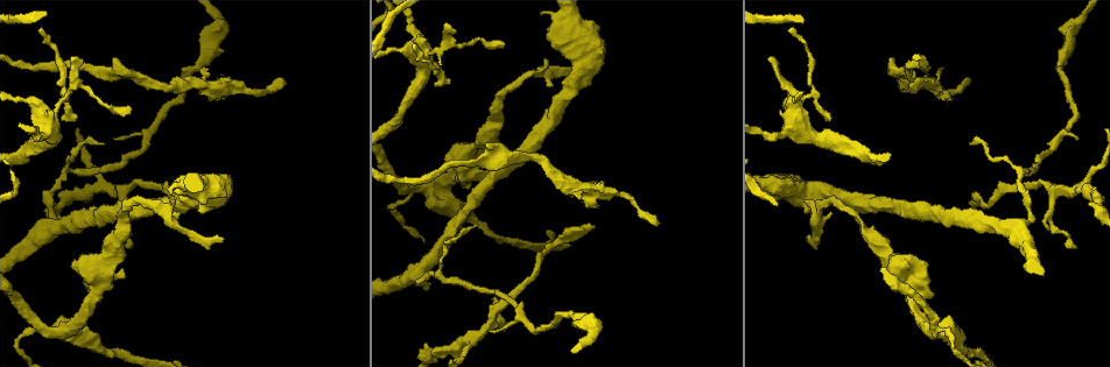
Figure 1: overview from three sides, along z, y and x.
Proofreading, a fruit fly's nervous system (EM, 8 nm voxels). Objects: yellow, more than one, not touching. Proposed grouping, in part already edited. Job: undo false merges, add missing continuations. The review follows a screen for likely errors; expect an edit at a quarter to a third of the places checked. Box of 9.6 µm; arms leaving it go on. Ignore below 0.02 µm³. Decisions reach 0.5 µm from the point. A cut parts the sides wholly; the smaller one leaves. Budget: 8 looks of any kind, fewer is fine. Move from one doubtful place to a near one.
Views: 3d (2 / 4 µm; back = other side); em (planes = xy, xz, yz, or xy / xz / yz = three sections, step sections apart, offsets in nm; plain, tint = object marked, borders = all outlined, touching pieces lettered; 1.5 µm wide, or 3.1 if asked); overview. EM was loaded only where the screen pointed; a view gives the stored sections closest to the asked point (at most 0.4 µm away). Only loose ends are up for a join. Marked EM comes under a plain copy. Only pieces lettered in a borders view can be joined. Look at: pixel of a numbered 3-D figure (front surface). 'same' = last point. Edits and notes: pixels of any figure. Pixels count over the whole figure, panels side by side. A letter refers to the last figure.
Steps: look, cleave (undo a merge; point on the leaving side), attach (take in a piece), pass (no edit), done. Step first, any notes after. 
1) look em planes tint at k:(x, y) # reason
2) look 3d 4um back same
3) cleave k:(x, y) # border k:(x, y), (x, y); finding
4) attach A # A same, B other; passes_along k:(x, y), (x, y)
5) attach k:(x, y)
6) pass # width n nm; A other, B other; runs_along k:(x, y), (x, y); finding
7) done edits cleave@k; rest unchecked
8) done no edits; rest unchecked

look em yz step 4 tint at 1:(959, 346) # sudden change in width

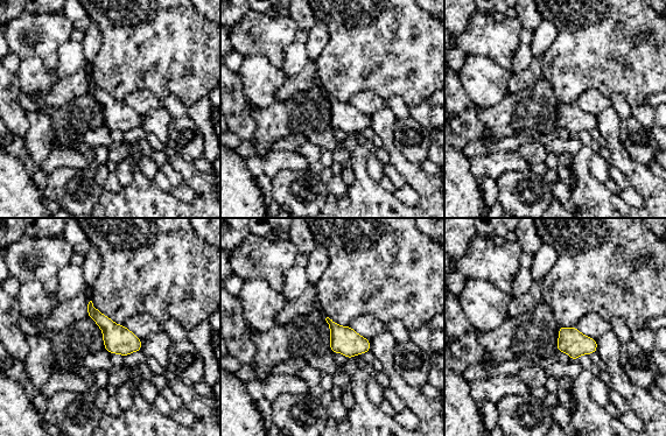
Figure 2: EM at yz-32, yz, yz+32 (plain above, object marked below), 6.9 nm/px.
look em planes borders same

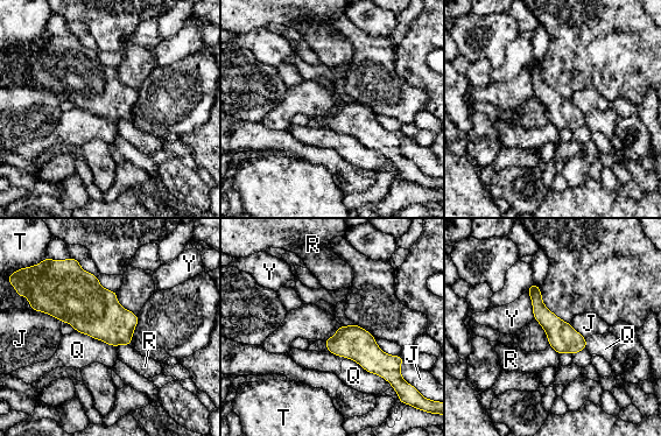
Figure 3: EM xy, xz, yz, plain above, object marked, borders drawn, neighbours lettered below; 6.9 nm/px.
pass # width 70 nm; J other, Q other, R other, T other, Y other; border 3:(75, 330), (114, 346); all the same cell

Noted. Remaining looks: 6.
look em xz step 4 borders at 1:(972, 204) # end of a long branch

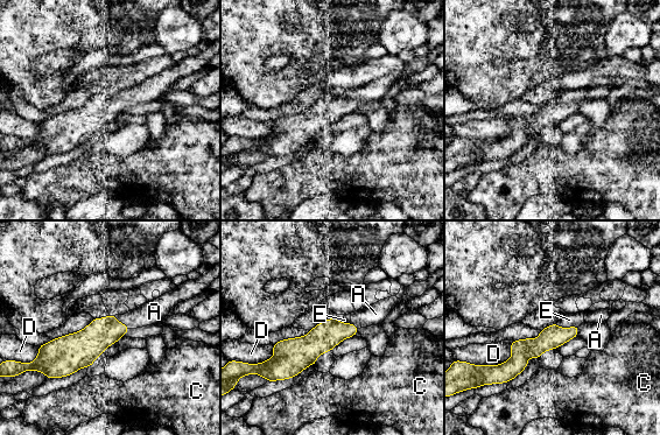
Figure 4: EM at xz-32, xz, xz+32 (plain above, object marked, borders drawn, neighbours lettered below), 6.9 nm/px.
look em planes borders same

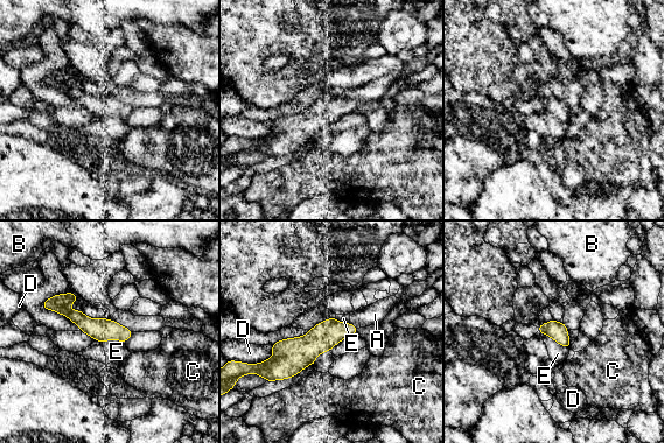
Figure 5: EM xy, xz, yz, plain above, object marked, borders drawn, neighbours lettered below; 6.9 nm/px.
attach A # A same, B other, C other, D other, E other; the cell continues

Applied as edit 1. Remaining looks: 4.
look 3d 2um at 1:(224, 238) # branch stops here

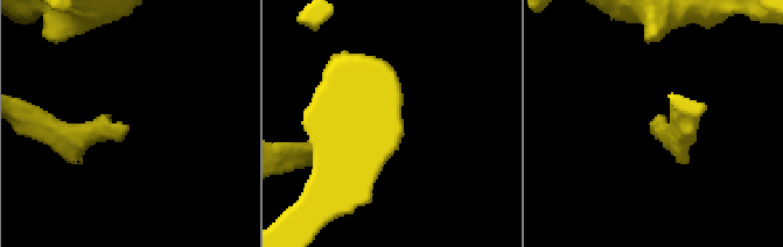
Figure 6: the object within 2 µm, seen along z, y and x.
look em planes tint at 6:(652, 126)

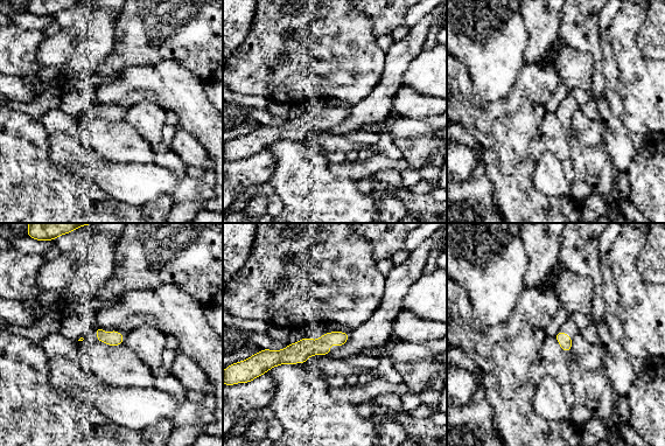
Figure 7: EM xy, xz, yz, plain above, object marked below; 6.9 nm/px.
look em planes borders same # what lies round it

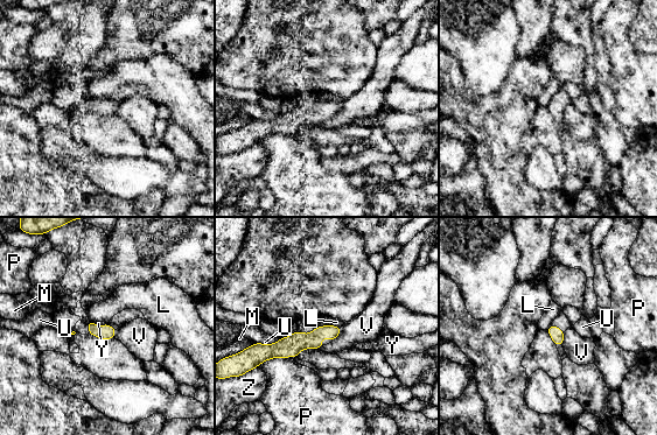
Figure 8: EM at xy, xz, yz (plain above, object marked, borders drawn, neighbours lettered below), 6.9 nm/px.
attach Y # width 90 nm; L other, M other, P other, U other, V other, Y same, Z other; the cell continues

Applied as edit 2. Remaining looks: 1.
done edits attach@5, attach@8; rest unchecked

